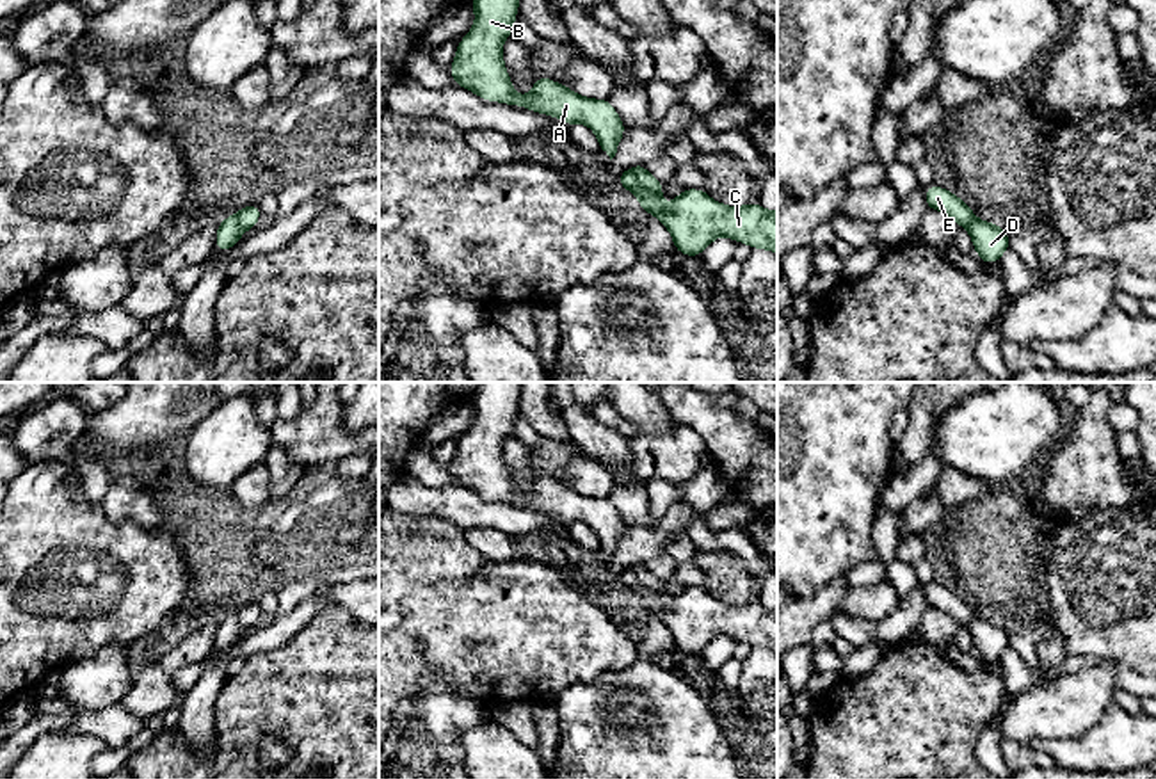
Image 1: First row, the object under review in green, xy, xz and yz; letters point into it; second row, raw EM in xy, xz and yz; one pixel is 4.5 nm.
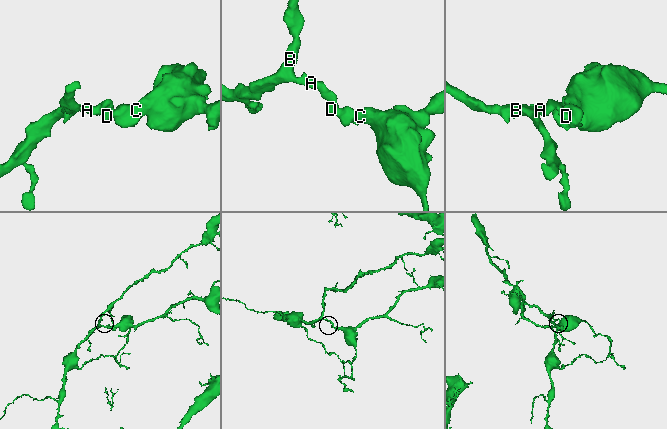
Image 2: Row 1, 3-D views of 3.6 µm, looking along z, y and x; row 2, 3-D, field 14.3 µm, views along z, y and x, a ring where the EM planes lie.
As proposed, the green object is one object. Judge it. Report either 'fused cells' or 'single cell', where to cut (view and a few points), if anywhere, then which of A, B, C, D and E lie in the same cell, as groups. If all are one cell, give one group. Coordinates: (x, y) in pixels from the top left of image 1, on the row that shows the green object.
fused cells; cut in xz along (630, 169), (644, 187), (658, 194); A B E / C D

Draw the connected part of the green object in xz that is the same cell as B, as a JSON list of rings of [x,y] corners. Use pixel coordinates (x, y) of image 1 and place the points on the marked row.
[[[471,0],[473,28],[457,43],[450,73],[454,85],[480,100],[523,107],[555,116],[564,124],[585,123],[599,141],[599,151],[615,157],[626,126],[610,100],[583,98],[567,85],[541,75],[528,96],[518,96],[503,64],[503,41],[512,36],[519,0]]]

